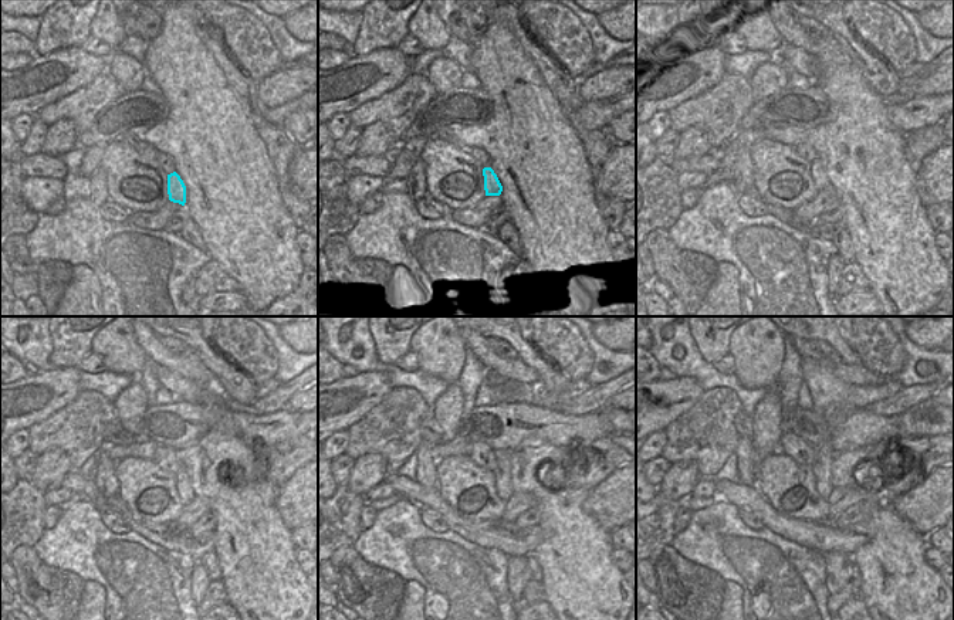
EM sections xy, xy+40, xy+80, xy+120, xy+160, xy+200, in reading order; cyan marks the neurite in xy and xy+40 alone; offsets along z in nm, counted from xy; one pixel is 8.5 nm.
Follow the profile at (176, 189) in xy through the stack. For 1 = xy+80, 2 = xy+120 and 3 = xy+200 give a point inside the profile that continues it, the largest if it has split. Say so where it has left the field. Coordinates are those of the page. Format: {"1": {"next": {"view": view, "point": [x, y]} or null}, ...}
{"1": {"next": {"view": "xy+80", "point": [818, 172]}}, "2": {"next": {"view": "xy+120", "point": [183, 485]}}, "3": {"next": {"view": "xy+200", "point": [824, 454]}}}

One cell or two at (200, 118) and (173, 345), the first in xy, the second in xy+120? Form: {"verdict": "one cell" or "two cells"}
{"verdict": "two cells"}

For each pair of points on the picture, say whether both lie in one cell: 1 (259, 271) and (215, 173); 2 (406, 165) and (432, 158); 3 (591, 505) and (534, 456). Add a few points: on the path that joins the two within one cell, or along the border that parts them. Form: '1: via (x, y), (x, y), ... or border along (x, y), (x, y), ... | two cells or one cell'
1: via (257, 247), (243, 223), (233, 197) | one cell
2: border along (429, 139), (418, 158) | two cells
3: border along (588, 491), (582, 508), (604, 528) | two cells

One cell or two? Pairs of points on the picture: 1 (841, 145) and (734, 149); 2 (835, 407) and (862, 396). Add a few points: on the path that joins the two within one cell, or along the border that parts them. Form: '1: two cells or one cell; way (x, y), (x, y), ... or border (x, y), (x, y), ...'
1: one cell; way (814, 136), (761, 134)
2: one cell; way (842, 400), (846, 396), (855, 396)

